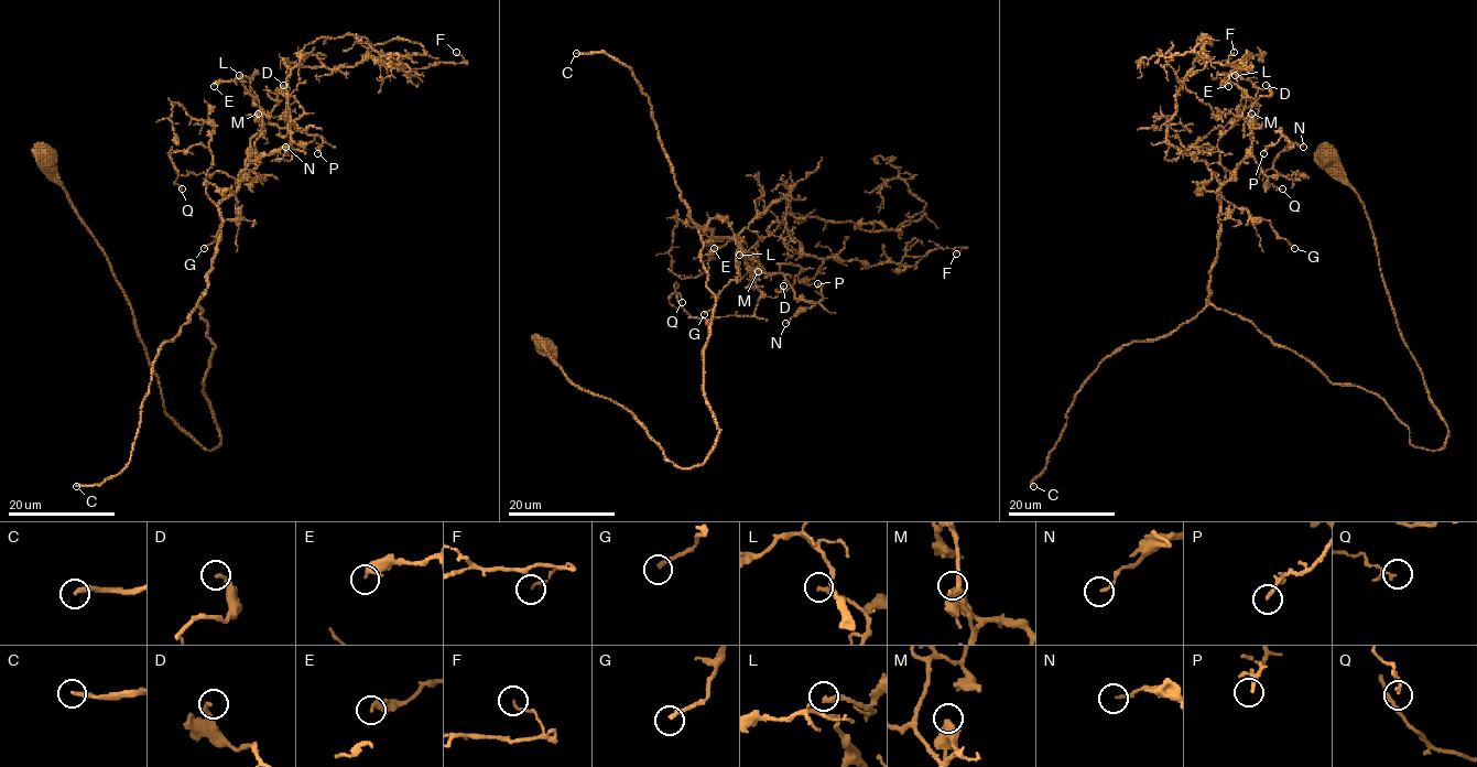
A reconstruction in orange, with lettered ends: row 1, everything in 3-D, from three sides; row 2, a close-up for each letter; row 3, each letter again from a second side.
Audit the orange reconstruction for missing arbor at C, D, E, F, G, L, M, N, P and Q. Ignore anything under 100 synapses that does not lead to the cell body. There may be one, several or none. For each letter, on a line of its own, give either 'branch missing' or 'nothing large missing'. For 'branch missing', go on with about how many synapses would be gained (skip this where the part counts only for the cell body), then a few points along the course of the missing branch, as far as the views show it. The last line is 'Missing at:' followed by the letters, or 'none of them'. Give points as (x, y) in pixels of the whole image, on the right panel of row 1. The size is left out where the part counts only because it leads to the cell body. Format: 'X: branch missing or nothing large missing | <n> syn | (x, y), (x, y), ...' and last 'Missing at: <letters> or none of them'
C: branch missing | 160 syn
D: nothing large missing
E: nothing large missing
F: nothing large missing
G: nothing large missing
L: nothing large missing
M: nothing large missing
N: nothing large missing
P: nothing large missing
Q: nothing large missing
Missing at: C

